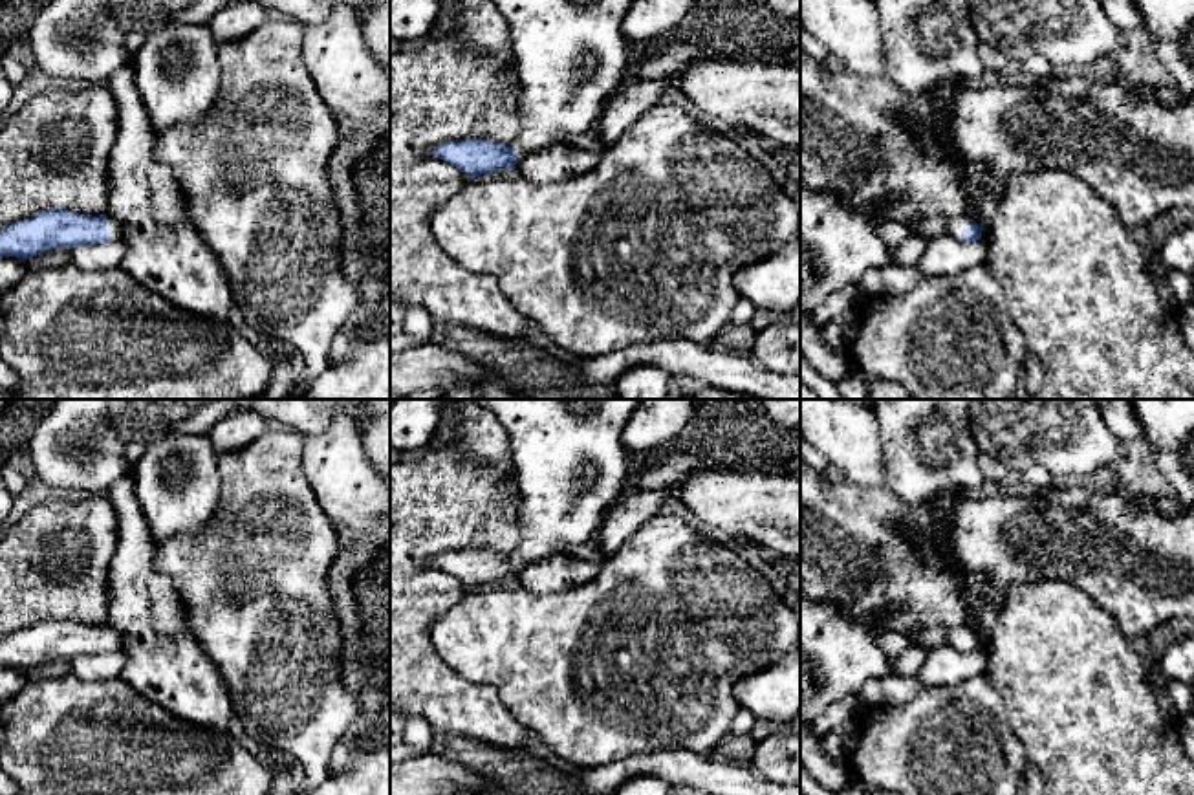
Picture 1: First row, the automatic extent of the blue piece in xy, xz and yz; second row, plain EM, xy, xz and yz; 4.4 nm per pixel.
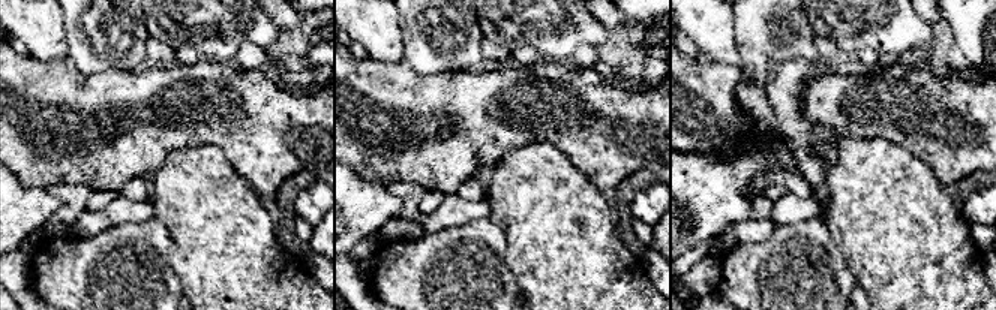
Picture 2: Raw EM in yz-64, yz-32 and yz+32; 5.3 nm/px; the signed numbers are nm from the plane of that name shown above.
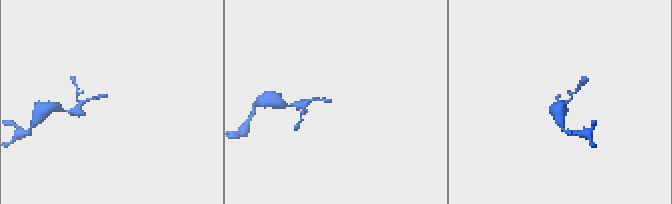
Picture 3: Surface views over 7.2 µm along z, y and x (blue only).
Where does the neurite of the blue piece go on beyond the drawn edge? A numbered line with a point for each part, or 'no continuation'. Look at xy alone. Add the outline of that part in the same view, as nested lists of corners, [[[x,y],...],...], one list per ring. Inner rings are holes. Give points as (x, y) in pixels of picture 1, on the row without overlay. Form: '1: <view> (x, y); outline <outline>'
1: xy (114, 638); outline [[[106,625],[106,639],[110,643],[110,650],[121,648],[121,634],[114,630],[110,625]]]

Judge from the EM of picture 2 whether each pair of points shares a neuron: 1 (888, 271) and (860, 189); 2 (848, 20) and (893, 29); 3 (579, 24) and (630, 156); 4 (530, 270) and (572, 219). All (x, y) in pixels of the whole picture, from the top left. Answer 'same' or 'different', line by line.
1: same
2: same
3: different
4: same

